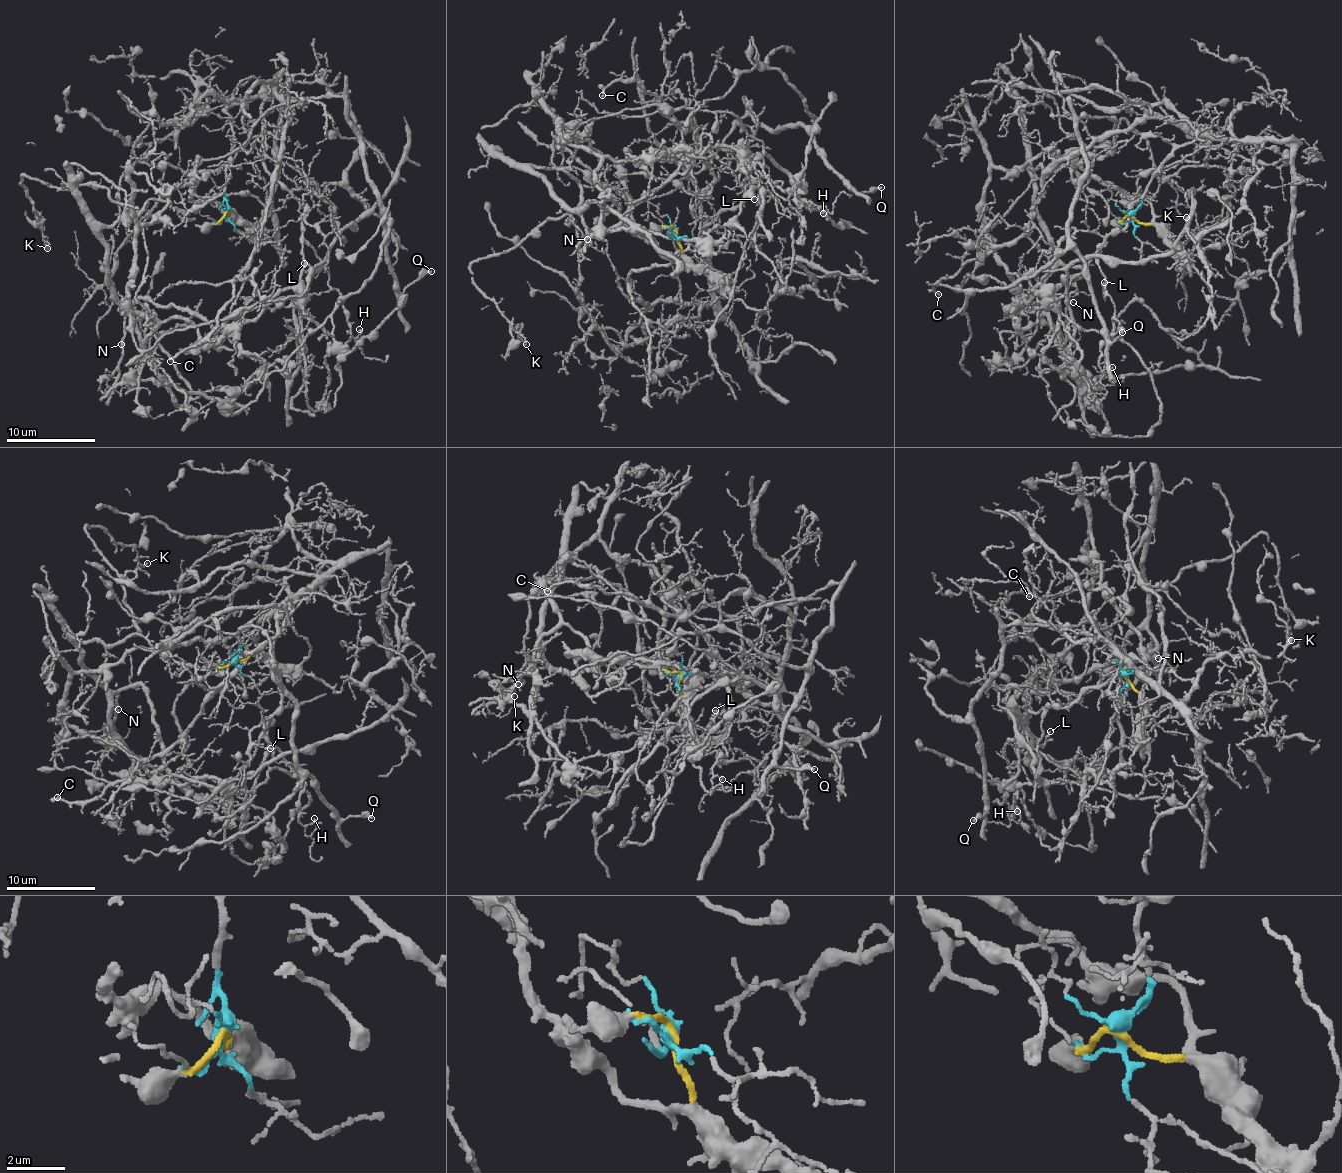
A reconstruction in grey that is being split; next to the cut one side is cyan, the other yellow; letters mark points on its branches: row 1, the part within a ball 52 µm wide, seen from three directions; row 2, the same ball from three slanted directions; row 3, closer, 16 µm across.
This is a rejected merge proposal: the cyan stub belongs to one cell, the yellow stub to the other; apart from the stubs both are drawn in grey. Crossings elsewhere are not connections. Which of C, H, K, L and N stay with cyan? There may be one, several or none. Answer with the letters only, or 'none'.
C, H, L

